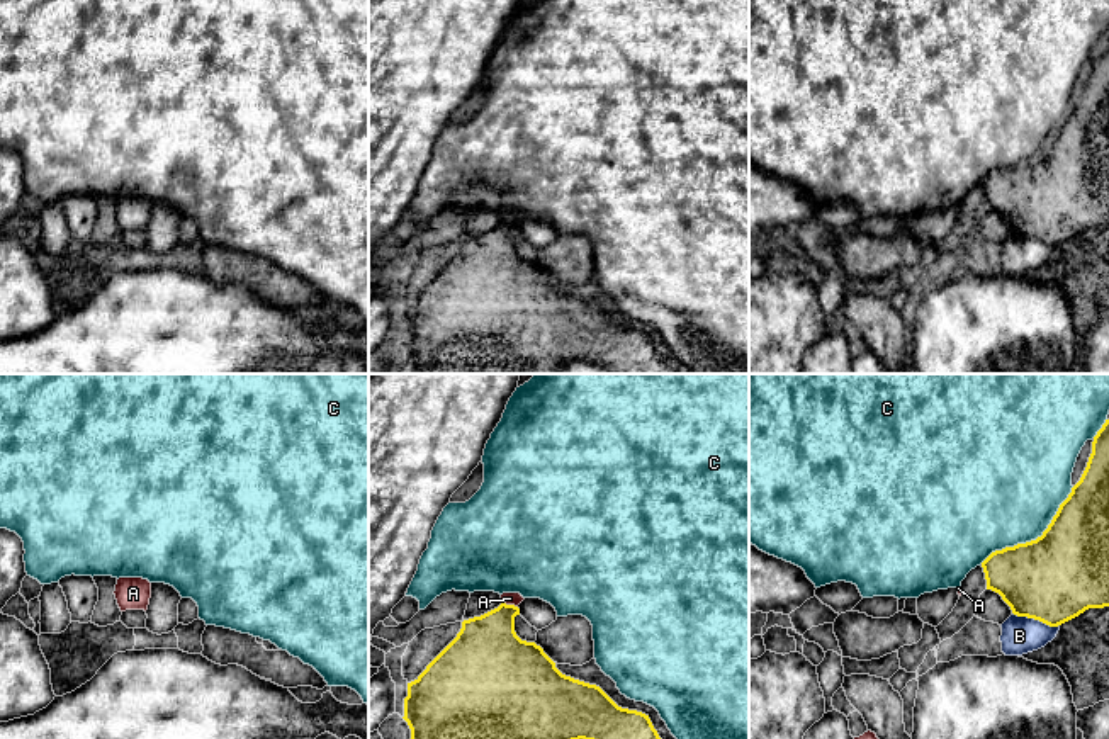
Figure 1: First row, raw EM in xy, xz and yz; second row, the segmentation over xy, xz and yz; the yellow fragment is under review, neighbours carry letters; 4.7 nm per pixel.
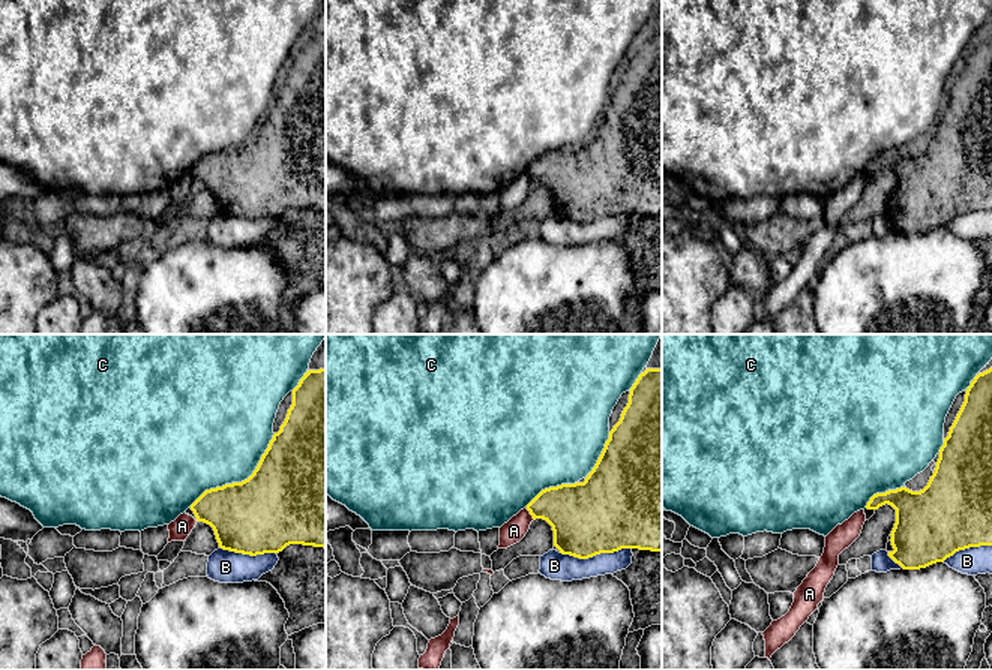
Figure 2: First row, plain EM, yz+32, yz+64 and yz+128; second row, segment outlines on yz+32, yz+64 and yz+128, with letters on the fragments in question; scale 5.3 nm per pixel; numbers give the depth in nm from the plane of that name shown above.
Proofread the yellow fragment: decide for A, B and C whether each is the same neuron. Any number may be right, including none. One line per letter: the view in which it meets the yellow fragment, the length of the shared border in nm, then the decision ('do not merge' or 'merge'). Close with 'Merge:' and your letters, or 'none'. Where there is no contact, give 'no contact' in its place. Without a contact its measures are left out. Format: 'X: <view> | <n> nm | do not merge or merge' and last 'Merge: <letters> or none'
A: xz | 80 nm | do not merge
B: yz | 220 nm | do not merge
C: yz | 600 nm | do not merge
Merge: none

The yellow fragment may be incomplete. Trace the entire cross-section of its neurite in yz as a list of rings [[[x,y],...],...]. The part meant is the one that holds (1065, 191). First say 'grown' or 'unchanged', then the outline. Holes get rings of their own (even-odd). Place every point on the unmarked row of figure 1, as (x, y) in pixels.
unchanged; [[[1109,39],[1092,61],[1092,73],[1080,100],[1060,124],[1048,148],[1036,160],[992,172],[982,182],[987,209],[1002,216],[1017,236],[1058,246],[1089,228],[1109,226]]]

